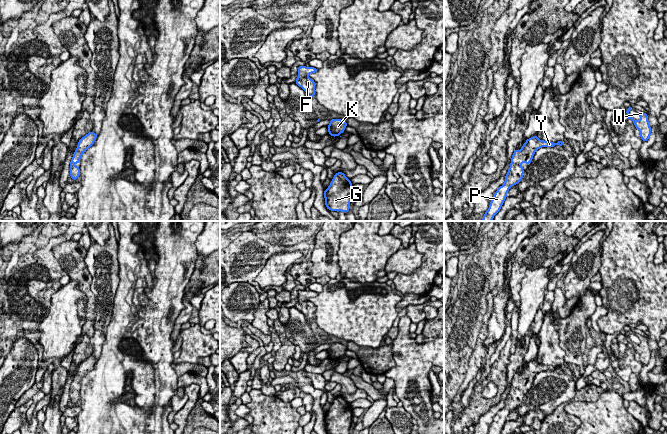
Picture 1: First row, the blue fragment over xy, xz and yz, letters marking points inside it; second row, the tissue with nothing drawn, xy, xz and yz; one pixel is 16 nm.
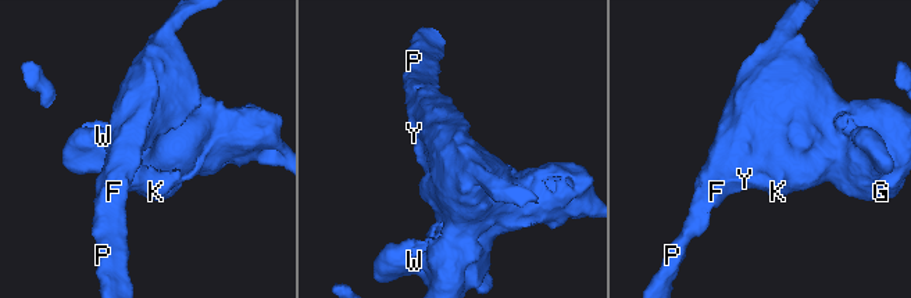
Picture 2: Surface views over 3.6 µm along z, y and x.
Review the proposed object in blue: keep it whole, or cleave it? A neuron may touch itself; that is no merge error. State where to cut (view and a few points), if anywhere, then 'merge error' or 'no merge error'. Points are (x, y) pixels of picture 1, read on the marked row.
no cut | no merge error

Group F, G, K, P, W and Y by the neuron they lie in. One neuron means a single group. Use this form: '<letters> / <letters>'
F G K P W Y

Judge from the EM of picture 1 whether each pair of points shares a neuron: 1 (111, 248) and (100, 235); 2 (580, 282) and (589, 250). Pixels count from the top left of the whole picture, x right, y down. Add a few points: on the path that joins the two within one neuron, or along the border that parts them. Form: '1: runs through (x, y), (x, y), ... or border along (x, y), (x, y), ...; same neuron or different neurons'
1: border along (109, 231), (109, 236), (103, 244), (92, 242); different neurons
2: runs through (582, 274), (582, 268), (587, 258); same neuron

